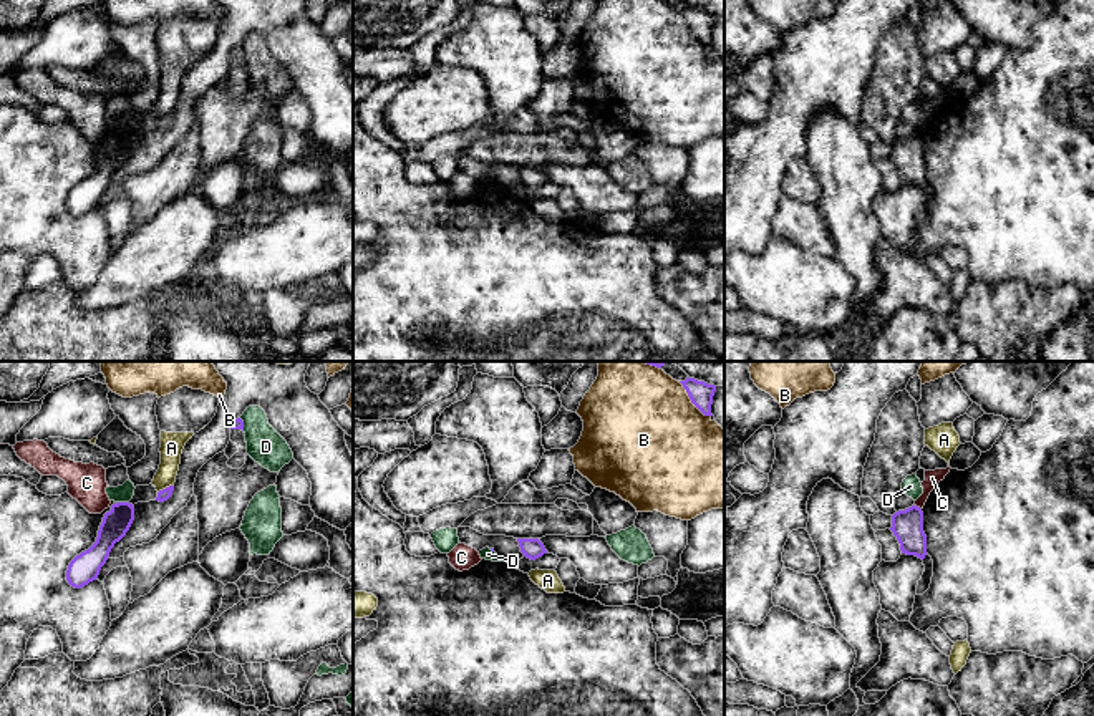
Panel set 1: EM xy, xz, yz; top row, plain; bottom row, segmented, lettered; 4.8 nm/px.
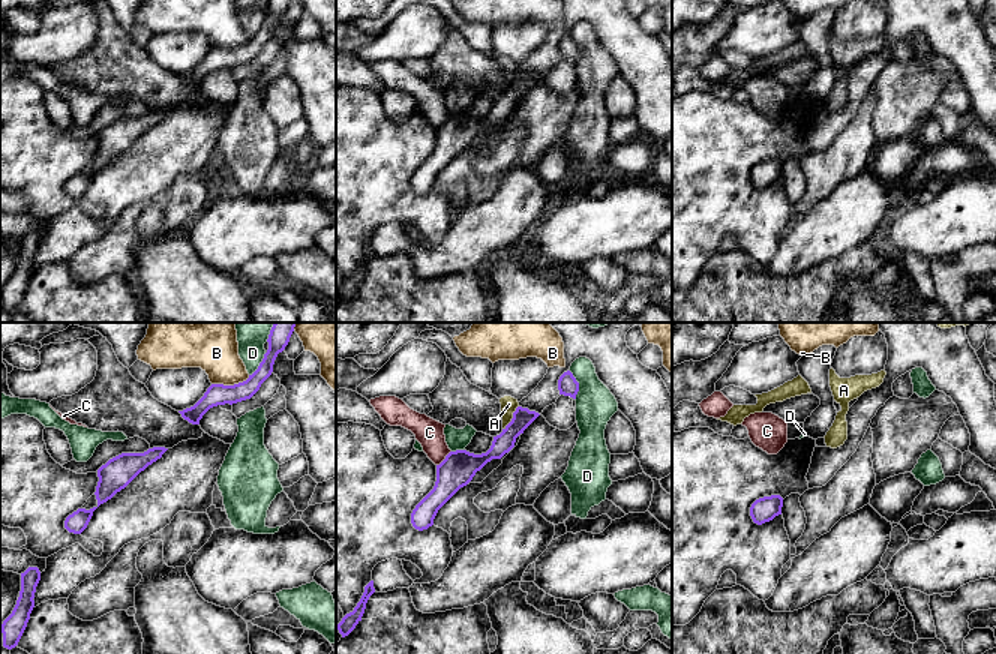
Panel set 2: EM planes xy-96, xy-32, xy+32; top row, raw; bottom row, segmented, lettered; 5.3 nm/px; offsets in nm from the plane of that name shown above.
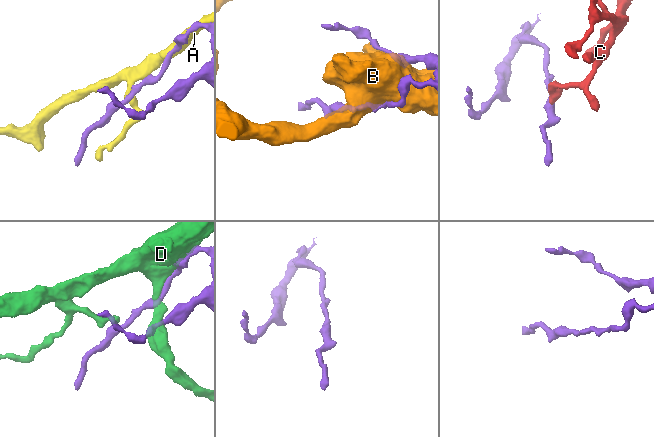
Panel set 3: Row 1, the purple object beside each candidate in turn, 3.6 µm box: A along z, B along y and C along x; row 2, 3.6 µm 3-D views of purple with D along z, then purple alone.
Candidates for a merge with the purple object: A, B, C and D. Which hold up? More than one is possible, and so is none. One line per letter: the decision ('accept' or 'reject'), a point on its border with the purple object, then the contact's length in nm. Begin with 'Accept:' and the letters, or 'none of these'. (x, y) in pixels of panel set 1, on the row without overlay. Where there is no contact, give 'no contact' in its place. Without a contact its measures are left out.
Accept: none of these
A: reject; meets purple in xy at (166, 116); contact 90 nm long
B: reject; meets purple in xz at (692, 30); contact 240 nm long
C: reject; meets purple in yz at (915, 135); contact 50 nm long
D: reject; meets purple in xy at (123, 131); contact 60 nm long

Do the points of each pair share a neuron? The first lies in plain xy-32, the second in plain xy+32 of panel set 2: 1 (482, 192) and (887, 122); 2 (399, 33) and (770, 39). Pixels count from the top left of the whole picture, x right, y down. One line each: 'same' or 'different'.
1: same
2: same

